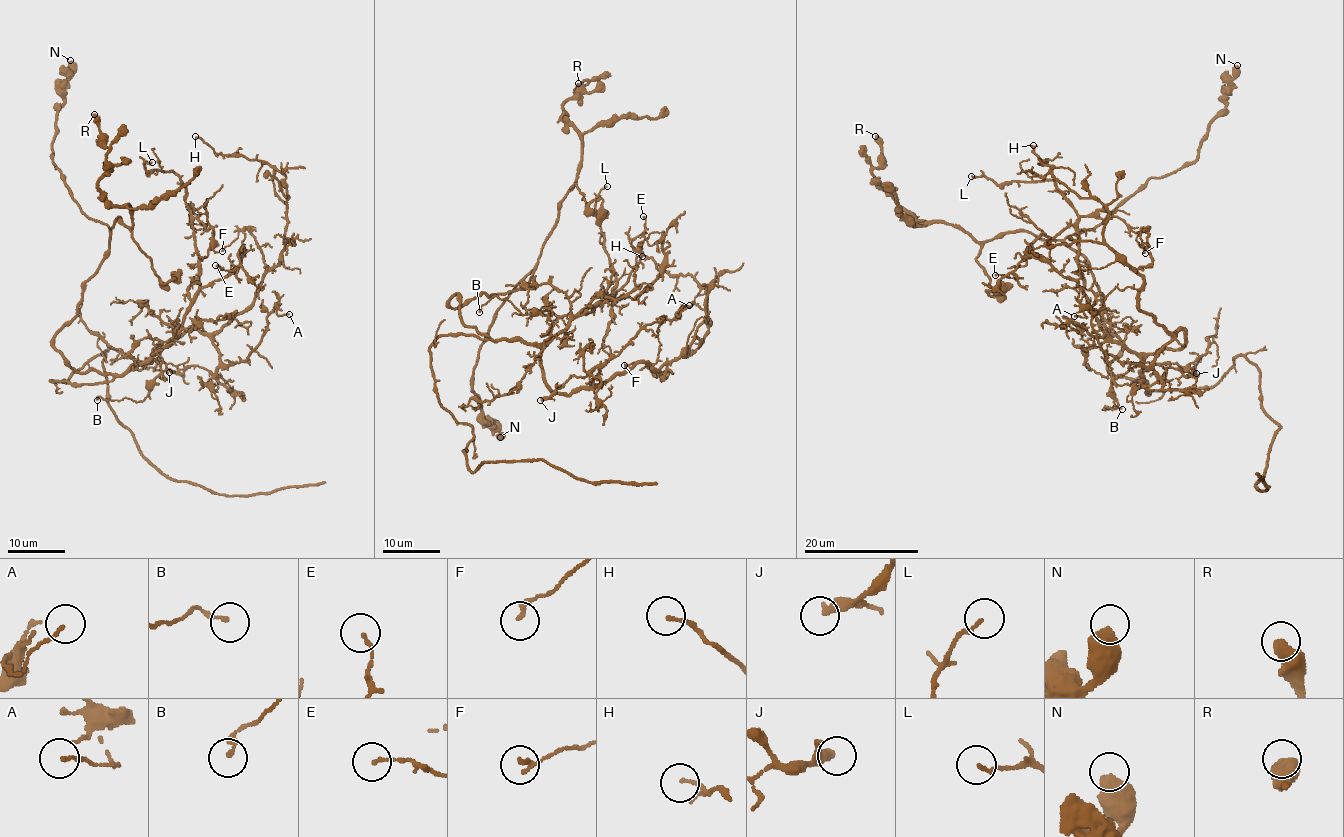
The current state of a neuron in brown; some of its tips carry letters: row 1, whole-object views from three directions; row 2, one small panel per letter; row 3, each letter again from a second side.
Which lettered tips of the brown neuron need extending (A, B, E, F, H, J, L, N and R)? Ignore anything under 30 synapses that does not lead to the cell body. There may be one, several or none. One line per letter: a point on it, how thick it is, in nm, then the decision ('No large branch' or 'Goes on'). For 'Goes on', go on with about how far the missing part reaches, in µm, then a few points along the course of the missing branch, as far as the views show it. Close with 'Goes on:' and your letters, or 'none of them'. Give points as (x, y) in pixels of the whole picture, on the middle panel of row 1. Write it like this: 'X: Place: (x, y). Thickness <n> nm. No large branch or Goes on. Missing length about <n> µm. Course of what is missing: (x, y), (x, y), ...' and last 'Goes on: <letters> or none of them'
A: Place: (689, 305). Thickness 130 nm. No large branch
B: Place: (479, 312). Thickness 170 nm. No large branch
E: Place: (643, 216). Thickness 110 nm. No large branch
F: Place: (624, 365). Thickness 170 nm. No large branch
H: Place: (642, 256). Thickness 80 nm. No large branch
J: Place: (540, 400). Thickness 360 nm. No large branch
L: Place: (607, 186). Thickness 150 nm. No large branch
N: Place: (500, 437). Thickness 650 nm. No large branch
R: Place: (578, 83). Thickness 550 nm. No large branch
Goes on: none of them

